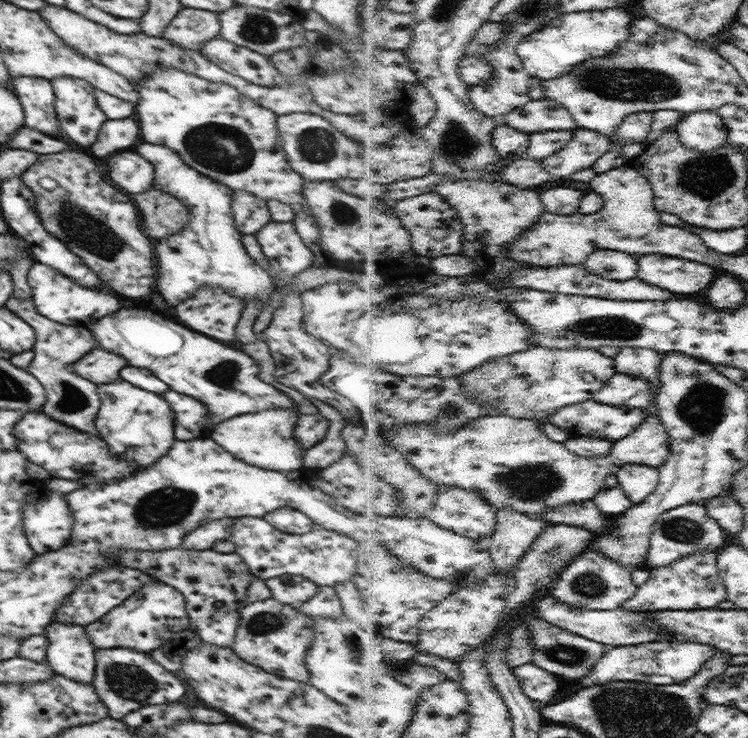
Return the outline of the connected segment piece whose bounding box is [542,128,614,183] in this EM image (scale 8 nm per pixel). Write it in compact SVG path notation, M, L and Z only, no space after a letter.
M580 128L566 148L542 160L546 170L560 183L568 181L570 175L594 167L614 147L609 136Z

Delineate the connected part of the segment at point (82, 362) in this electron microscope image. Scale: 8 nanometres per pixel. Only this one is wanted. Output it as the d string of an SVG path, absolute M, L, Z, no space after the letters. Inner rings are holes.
M98 348L90 350L78 362L71 363L78 376L98 385L121 380L120 368L126 364L128 362L122 356L106 352L106 350L98 350Z

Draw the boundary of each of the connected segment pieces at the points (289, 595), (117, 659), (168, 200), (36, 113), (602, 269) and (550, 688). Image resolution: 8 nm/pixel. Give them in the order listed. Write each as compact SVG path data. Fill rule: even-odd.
M284 574L264 580L271 597L282 604L299 605L317 593L318 585L296 574Z
M98 650L96 652L96 674L93 682L96 694L106 704L110 718L122 718L126 714L151 705L176 702L184 696L183 682L156 664L148 653L136 650Z
M152 188L150 192L144 194L136 194L134 203L141 217L141 226L150 238L166 238L170 234L176 234L178 230L182 230L182 226L188 224L188 210L186 206L178 202L178 198L160 192L158 189Z
M11 77L11 86L25 116L24 125L51 137L62 137L55 111L55 94L51 81L40 77Z
M603 250L587 258L586 268L614 280L632 280L640 272L640 258L621 250Z
M534 662L520 666L515 672L526 694L530 695L538 704L554 702L556 694L562 688L563 679L560 676Z

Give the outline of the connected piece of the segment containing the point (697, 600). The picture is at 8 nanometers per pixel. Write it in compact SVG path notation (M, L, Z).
M722 547L714 552L703 550L675 562L674 565L652 568L651 578L639 586L639 592L625 602L625 607L642 613L648 610L698 610L720 606L724 600L729 600L727 583L721 577L719 567L719 554L722 550Z

